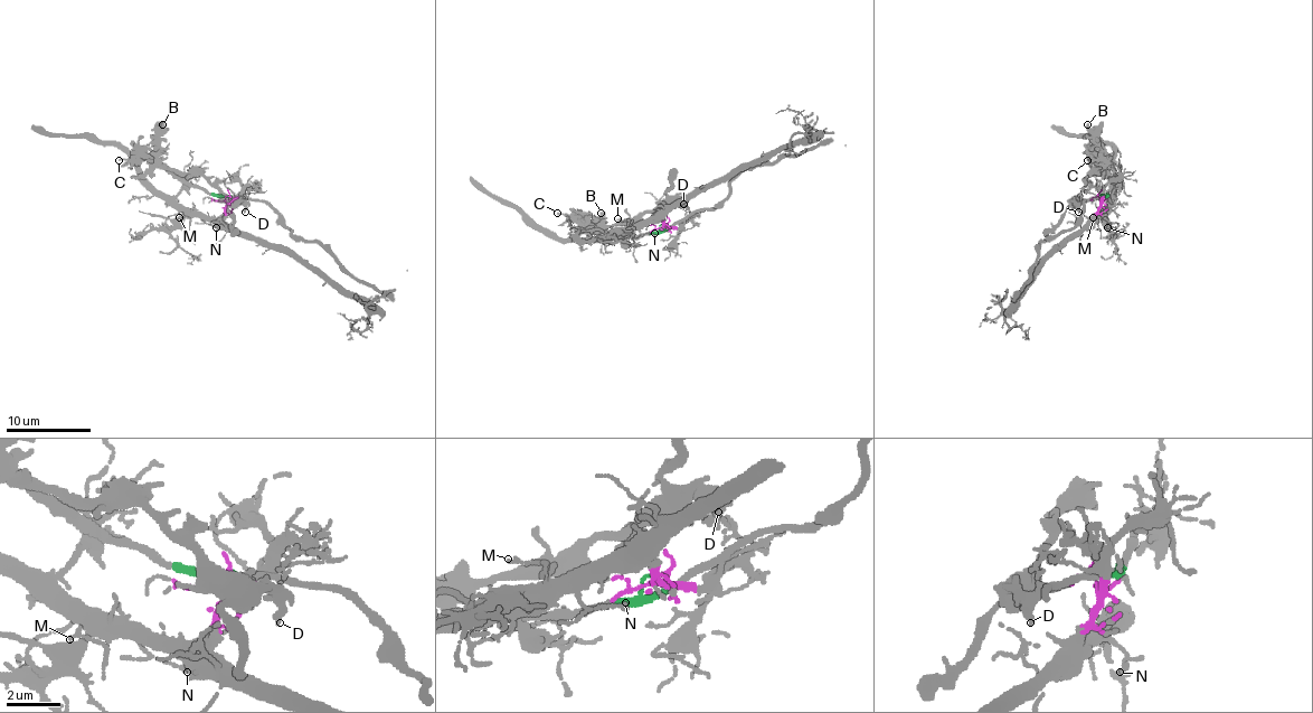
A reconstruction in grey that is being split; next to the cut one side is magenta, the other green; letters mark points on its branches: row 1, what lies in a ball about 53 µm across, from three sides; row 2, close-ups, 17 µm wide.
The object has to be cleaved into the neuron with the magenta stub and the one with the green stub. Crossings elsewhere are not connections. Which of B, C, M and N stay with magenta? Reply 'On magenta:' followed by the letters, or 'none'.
On magenta: M, N

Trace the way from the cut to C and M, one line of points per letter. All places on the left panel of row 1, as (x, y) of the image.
C: (225, 197), (176, 178), (163, 168), (151, 168), (142, 159), (119, 159)
M: (225, 197), (227, 210), (216, 218), (189, 221), (178, 216)

